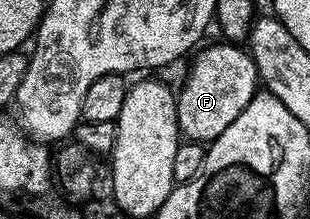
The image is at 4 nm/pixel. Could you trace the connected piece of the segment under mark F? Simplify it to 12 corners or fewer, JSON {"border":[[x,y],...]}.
{"border":[[240,44],[196,50],[177,128],[211,143],[259,92]]}

